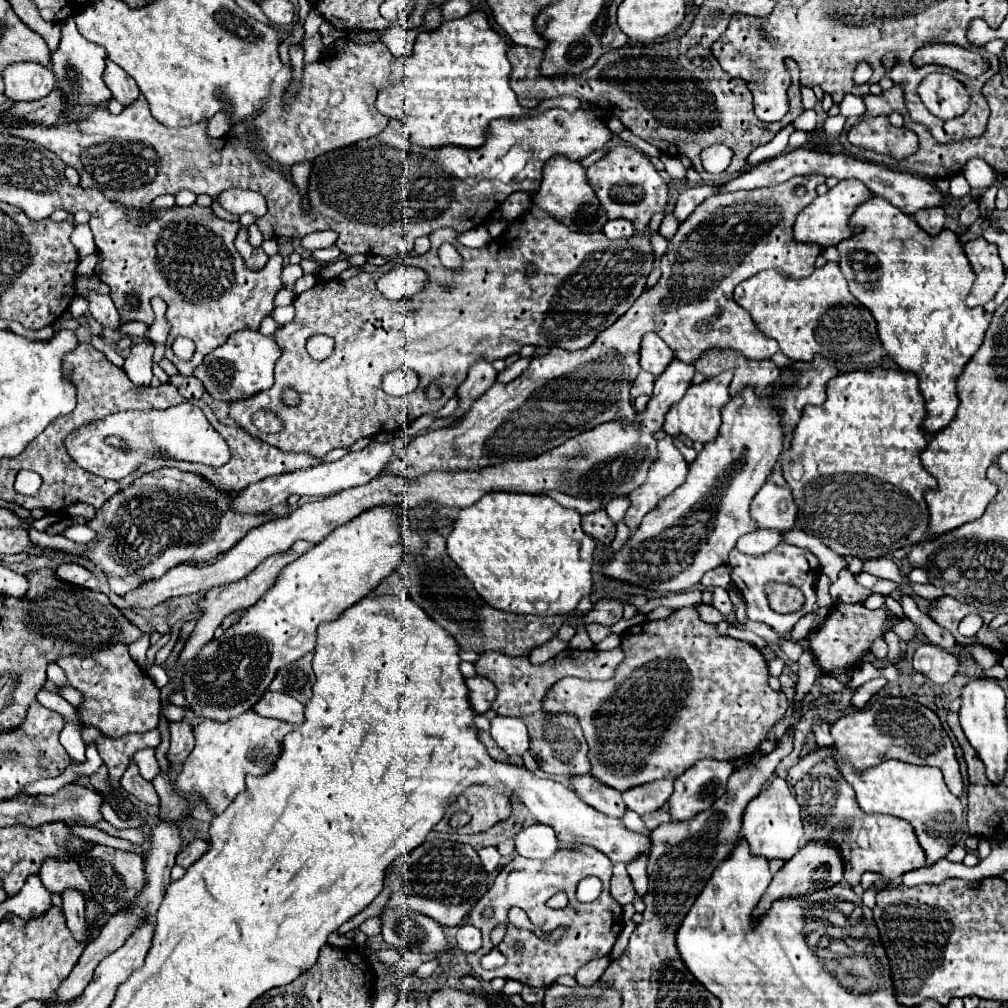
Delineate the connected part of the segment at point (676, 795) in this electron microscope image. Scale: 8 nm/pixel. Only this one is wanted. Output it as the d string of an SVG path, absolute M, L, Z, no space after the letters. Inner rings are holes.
M702 759L694 763L684 775L674 783L674 793L670 797L670 819L686 821L712 807L726 791L726 781L734 771L730 761Z

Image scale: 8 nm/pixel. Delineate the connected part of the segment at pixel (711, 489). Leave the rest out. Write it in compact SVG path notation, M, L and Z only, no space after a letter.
M744 389L740 395L730 397L726 407L722 407L722 425L718 439L704 445L698 457L690 463L688 479L644 517L626 545L616 551L616 555L602 567L602 575L660 593L682 593L700 583L706 571L724 565L736 541L742 535L758 529L758 523L750 517L750 503L758 489L766 483L784 449L782 427L778 427L780 413L782 411L774 411L774 407L770 407L768 397L760 397L750 389Z

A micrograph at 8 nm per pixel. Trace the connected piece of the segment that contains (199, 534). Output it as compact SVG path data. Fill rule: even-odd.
M158 469L138 477L130 487L112 495L88 521L88 525L96 531L96 541L88 543L86 559L92 561L108 575L108 587L116 595L124 595L146 581L162 577L170 567L180 563L208 563L218 555L230 551L238 539L242 539L250 529L260 527L264 521L270 521L268 513L262 515L238 515L230 511L230 495L222 495L222 491L214 491L206 479L200 475L190 475L178 469Z

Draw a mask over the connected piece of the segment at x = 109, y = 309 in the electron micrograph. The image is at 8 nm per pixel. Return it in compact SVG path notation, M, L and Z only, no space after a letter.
M88 293L84 295L90 303L90 313L92 317L104 327L104 329L112 329L112 331L118 331L120 329L120 317L118 317L118 311L112 303L112 299L108 295L98 295L98 293Z

